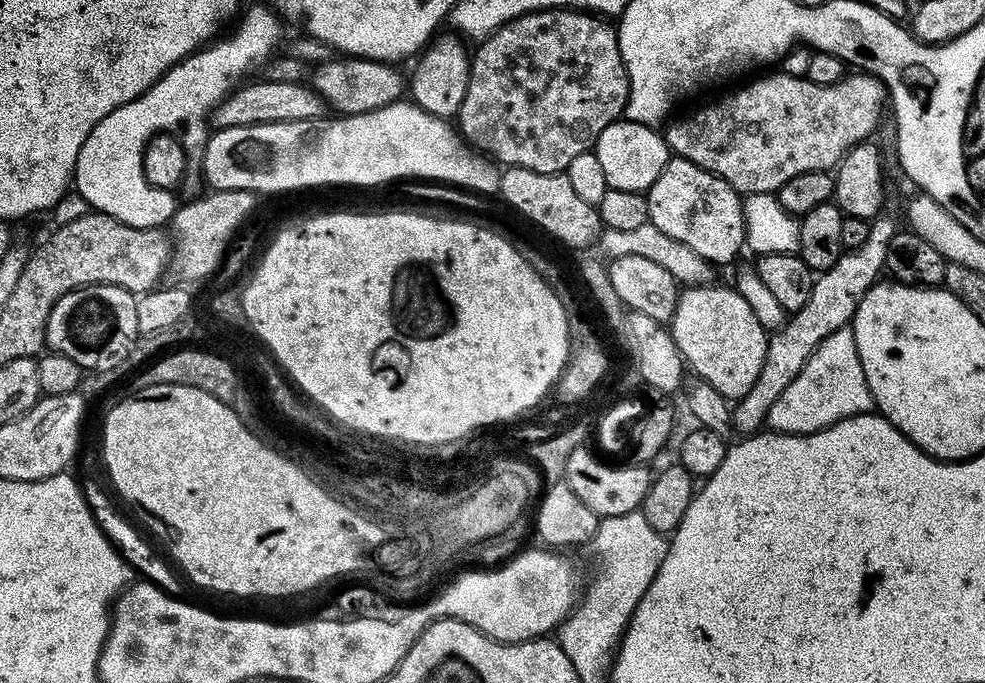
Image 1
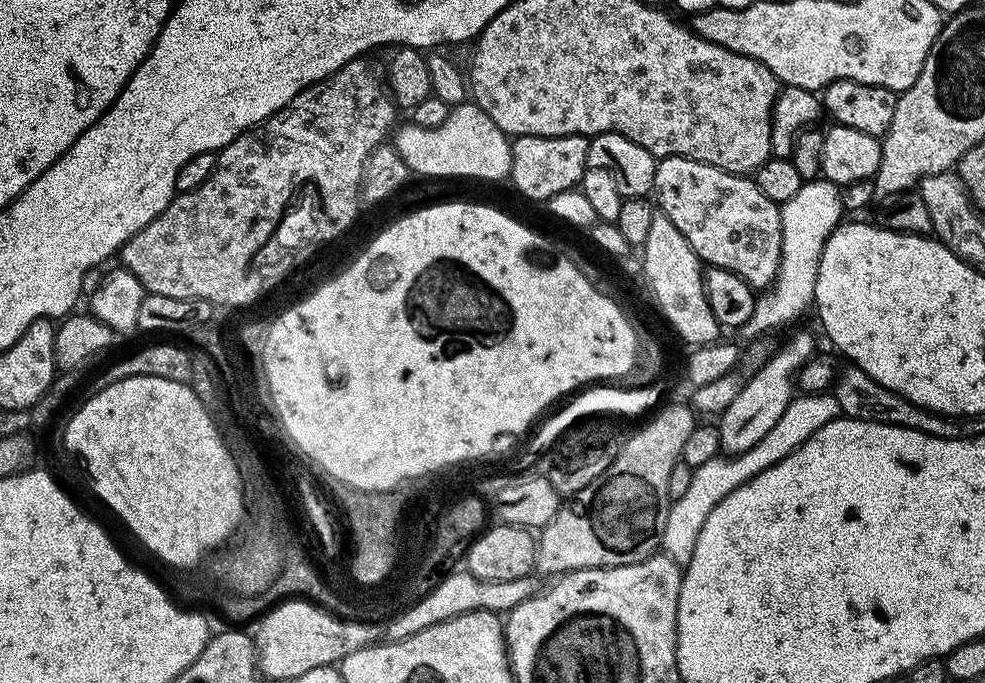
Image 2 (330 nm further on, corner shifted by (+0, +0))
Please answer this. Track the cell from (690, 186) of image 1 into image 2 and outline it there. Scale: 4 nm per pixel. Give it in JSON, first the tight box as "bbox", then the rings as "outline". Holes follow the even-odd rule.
{"bbox":[652,156,782,290],"outline":[[[665,156],[656,165],[652,192],[655,207],[664,212],[670,222],[674,222],[678,234],[686,238],[701,262],[713,268],[730,270],[738,274],[738,278],[750,282],[750,286],[757,290],[767,290],[773,286],[782,258],[781,205],[770,202],[770,198],[758,190],[755,179],[690,158]]]}

